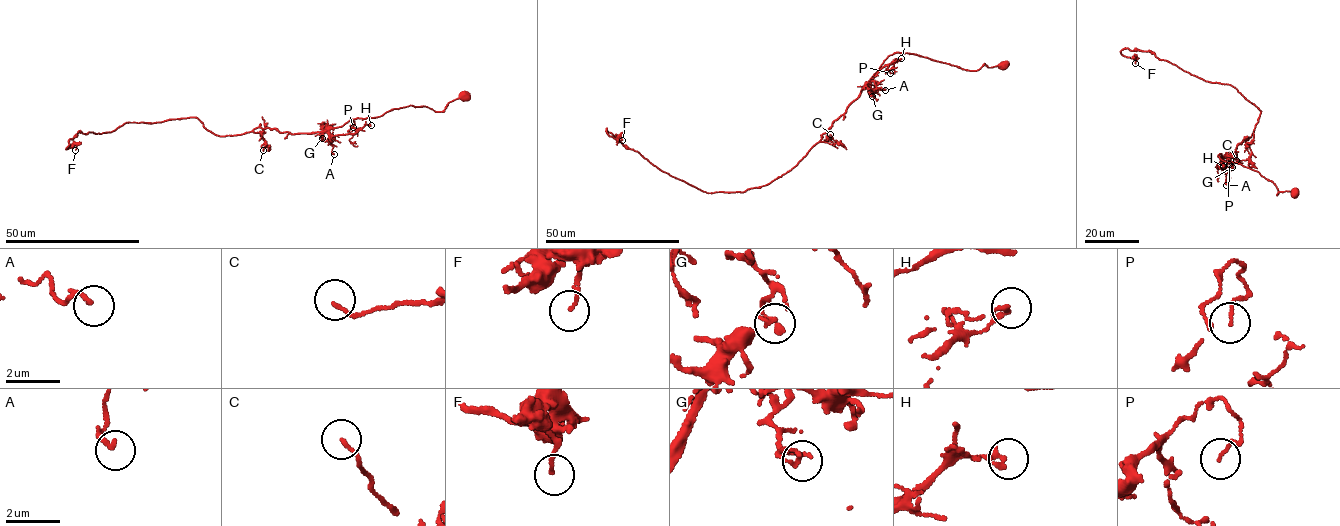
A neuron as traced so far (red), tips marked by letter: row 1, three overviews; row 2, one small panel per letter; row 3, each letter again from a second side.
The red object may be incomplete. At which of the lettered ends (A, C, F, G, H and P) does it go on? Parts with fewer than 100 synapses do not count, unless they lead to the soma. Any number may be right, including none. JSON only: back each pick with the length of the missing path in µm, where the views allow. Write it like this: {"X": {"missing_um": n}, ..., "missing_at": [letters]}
{"missing_at": []}

